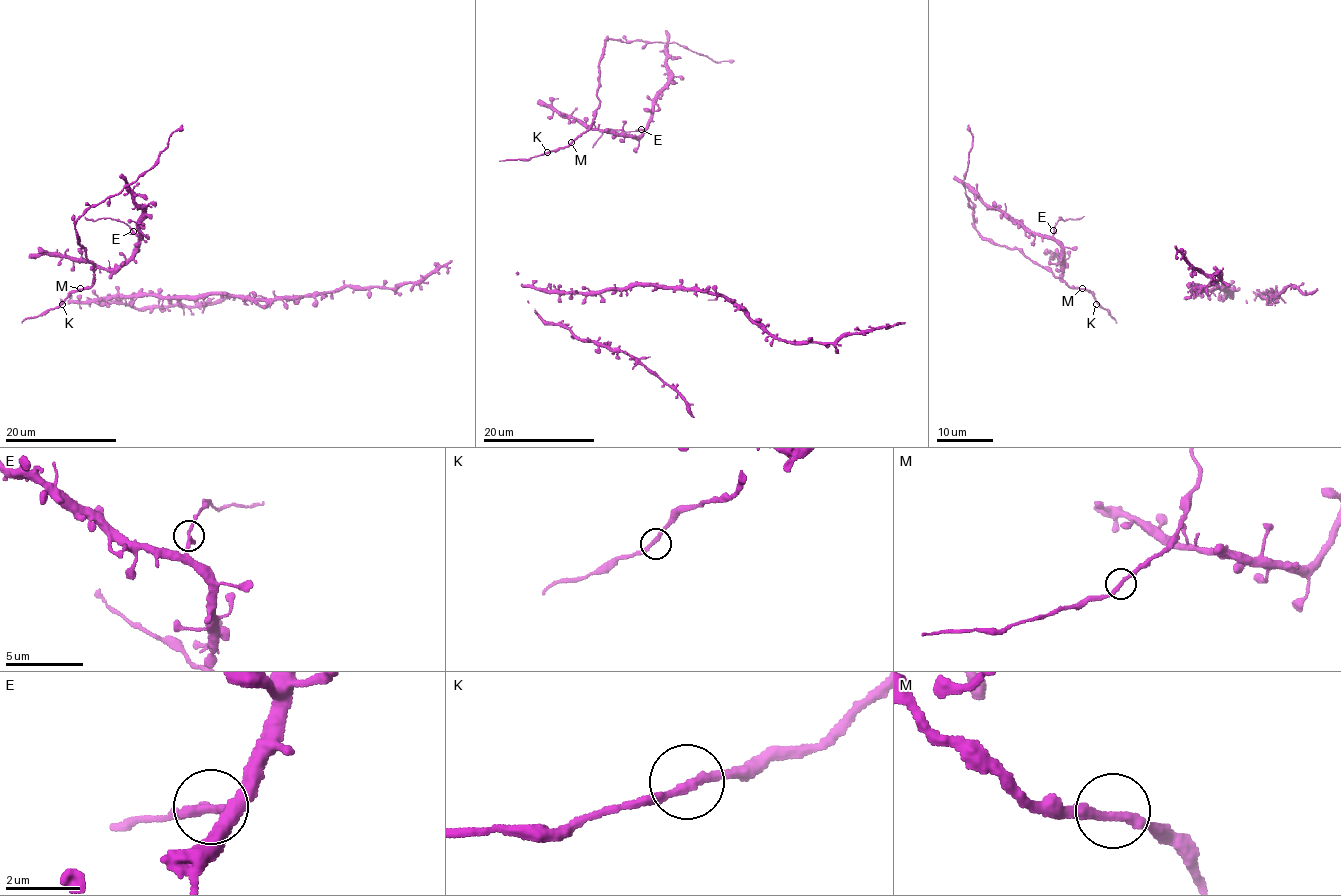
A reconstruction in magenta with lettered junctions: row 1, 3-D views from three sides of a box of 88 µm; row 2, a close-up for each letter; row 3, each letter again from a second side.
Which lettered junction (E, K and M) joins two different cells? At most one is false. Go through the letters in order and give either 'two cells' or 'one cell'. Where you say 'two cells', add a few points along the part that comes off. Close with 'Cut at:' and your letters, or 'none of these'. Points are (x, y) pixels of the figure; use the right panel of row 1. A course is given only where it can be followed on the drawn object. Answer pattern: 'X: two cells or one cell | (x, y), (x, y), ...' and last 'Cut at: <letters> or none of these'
E: two cells | (1054, 230), (1059, 217), (1080, 219), (1083, 216)
K: one cell
M: one cell
Cut at: E

